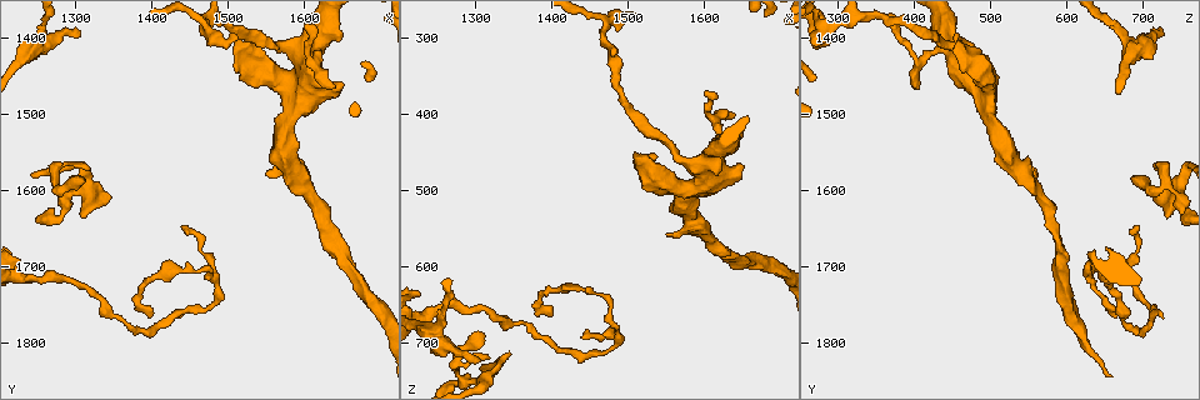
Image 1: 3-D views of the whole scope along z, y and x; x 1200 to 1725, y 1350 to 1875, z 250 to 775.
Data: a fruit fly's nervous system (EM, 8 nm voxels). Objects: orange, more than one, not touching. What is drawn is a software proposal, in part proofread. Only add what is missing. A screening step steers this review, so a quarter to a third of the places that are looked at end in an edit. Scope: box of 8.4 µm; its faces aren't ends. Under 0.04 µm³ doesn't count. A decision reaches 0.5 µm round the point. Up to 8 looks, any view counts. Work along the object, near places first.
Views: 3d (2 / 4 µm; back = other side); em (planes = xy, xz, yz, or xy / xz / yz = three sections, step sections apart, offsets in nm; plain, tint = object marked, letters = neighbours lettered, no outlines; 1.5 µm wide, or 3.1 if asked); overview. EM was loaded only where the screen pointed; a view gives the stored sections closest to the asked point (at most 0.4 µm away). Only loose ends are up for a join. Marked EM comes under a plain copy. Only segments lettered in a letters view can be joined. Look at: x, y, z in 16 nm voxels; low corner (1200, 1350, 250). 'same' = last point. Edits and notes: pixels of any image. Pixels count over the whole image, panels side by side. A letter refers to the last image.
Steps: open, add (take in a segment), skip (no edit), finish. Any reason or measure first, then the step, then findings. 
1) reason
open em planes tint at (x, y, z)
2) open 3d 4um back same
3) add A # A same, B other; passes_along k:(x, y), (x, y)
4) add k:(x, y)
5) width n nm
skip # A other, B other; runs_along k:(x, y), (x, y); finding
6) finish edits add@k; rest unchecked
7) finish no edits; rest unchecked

stops while still wide
open em xz step 4 letters at (1550, 1575, 560)

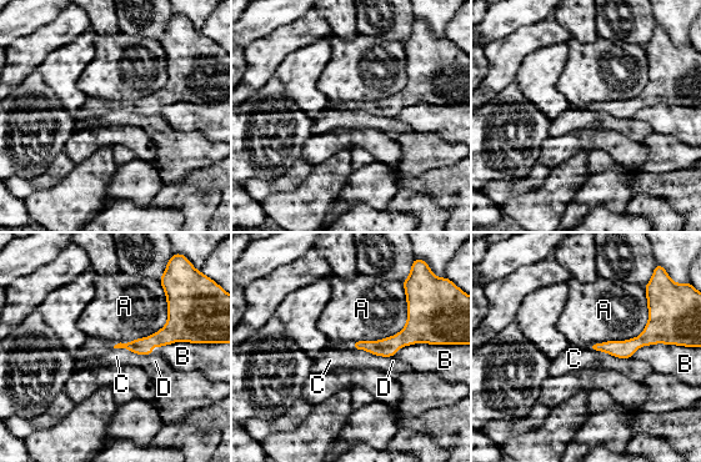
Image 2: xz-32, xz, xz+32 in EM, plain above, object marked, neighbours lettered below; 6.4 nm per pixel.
cut it another way
open em planes letters same

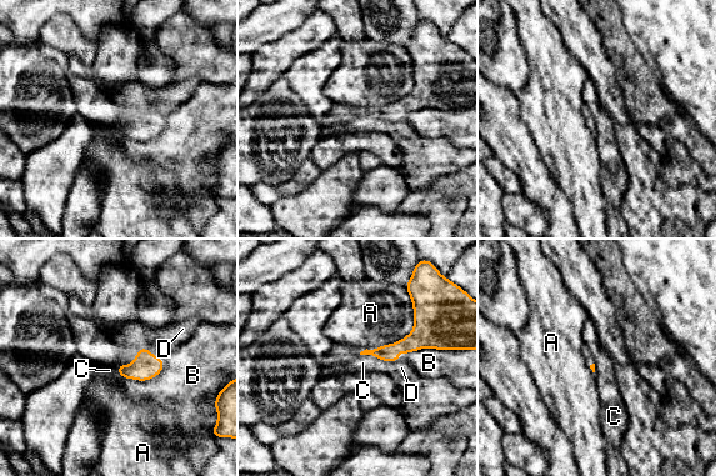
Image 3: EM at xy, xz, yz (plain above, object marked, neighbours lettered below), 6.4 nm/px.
skip # A other, B other, C other, D other; border 3:(138, 351), (118, 367), (119, 375); no lettered segment goes on from it

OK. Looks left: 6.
an open end
open 3d 4um at (1305, 1395, 720)

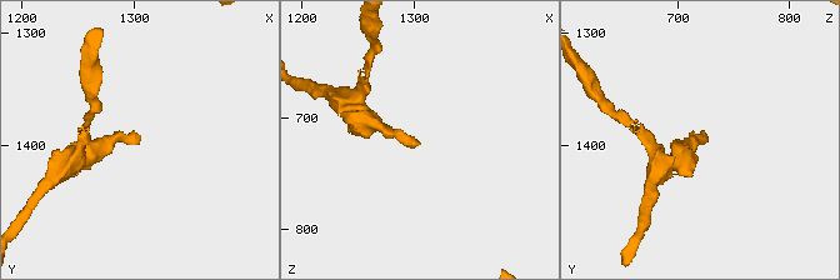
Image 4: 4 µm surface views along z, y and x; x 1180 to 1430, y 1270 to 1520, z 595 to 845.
open em yz step 4 letters at (1304, 1396, 720)

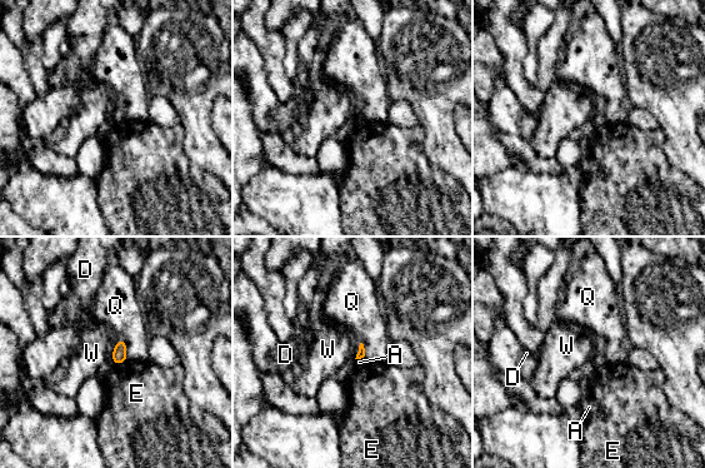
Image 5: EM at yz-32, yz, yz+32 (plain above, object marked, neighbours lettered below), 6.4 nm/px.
open em planes letters same

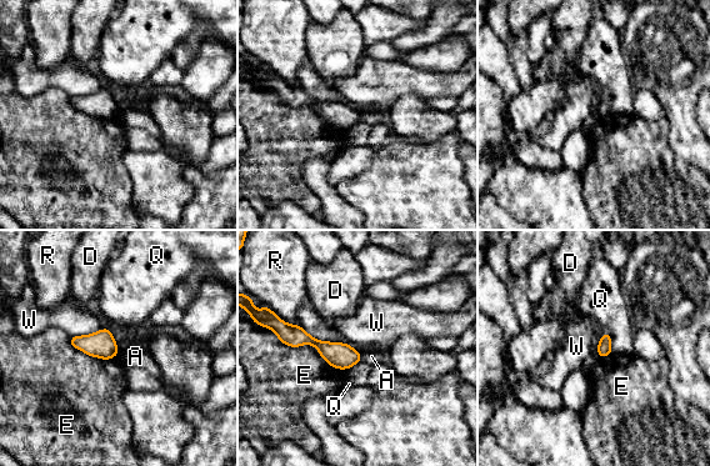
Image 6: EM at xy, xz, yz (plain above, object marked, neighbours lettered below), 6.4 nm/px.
skip # A other, D other, E other, Q other, R other, W other; none of them fits

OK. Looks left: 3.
tapers out
open em yz step 8 letters at (1310, 1635, 735)

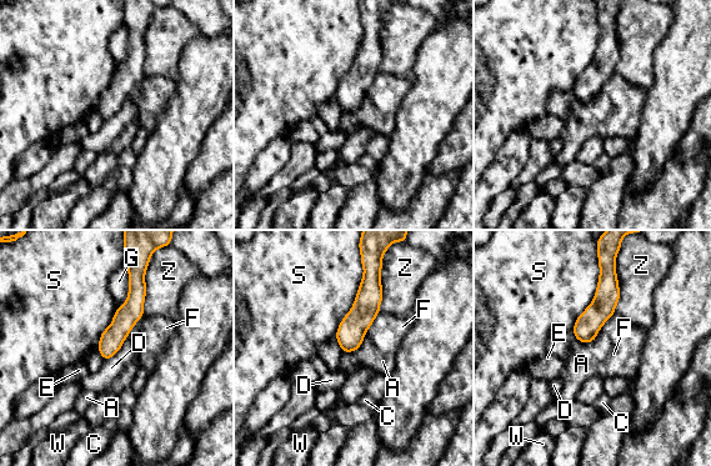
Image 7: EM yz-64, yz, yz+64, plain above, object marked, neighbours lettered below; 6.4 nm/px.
width 150 nm
skip # A other, C other, D other, E other, F other, G other, S other, W other, Z other; border 7:(139, 320), (121, 347), (105, 361); none of them fits

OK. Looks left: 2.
finish no edits; rest unchecked

